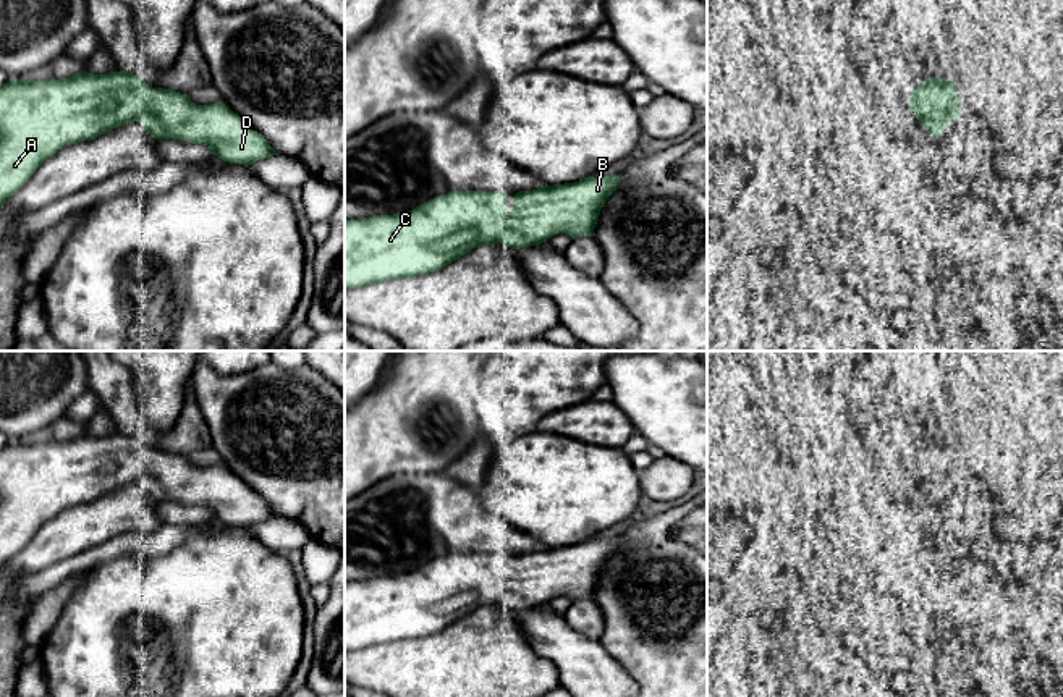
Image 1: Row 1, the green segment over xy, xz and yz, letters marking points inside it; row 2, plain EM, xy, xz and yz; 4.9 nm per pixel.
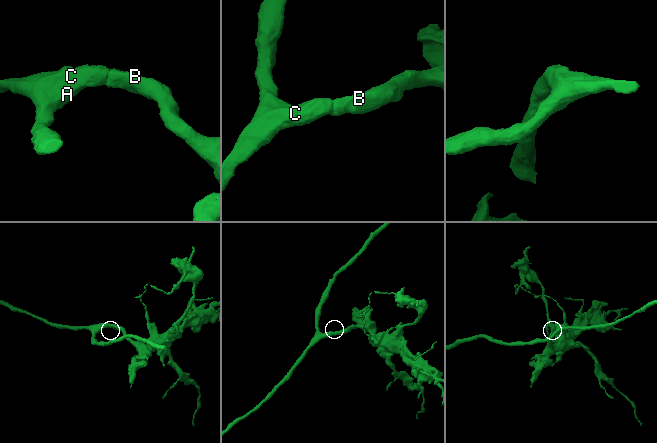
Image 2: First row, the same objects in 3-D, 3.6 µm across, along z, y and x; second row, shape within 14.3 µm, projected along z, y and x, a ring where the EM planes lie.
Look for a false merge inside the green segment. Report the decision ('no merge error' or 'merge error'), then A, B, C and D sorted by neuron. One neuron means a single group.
no merge error | A B C D

